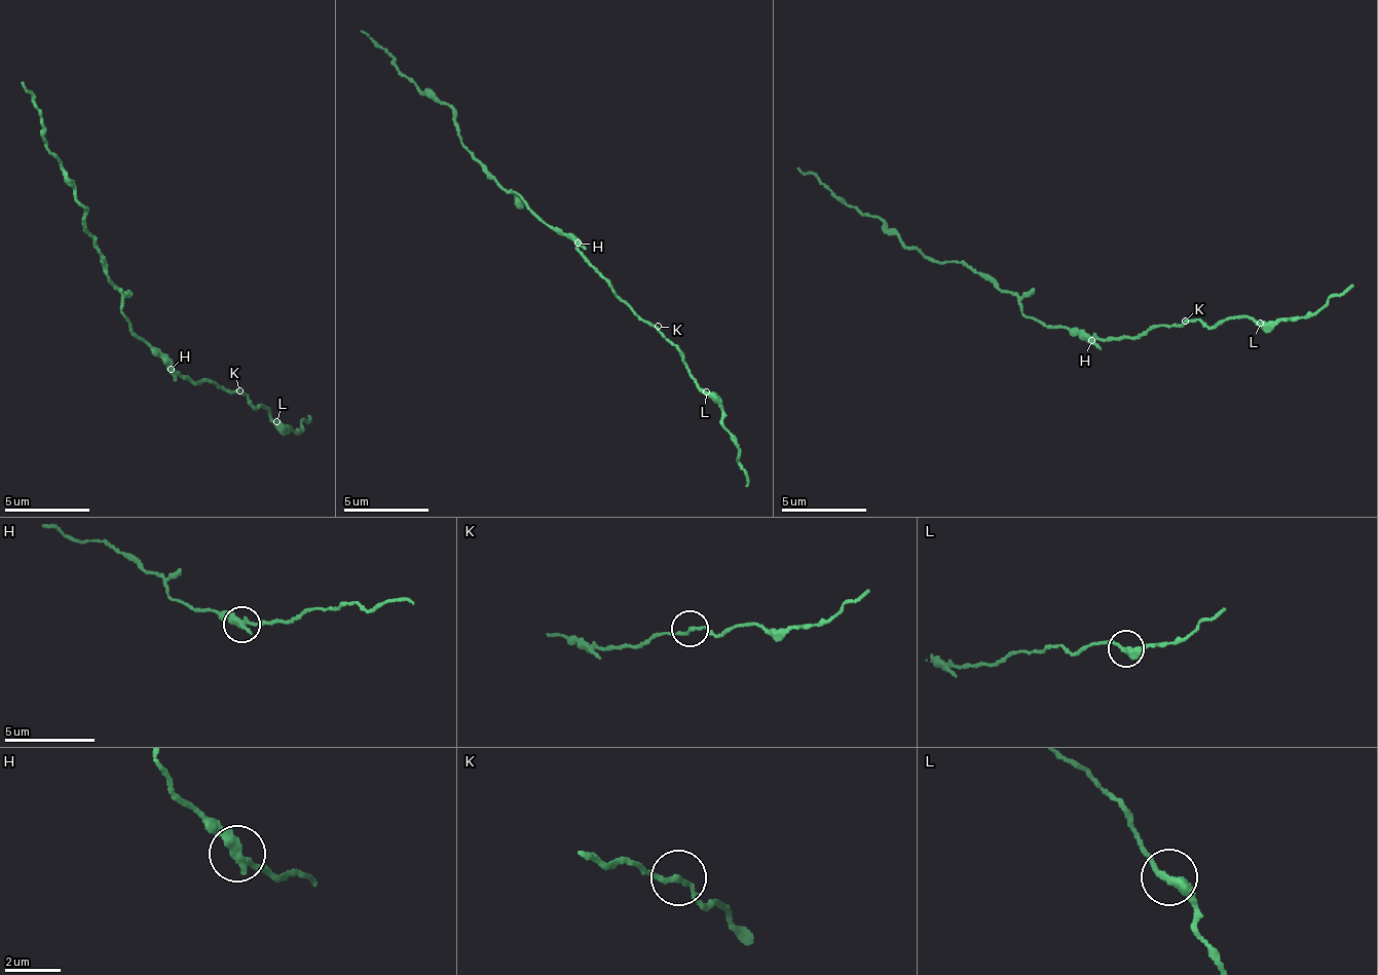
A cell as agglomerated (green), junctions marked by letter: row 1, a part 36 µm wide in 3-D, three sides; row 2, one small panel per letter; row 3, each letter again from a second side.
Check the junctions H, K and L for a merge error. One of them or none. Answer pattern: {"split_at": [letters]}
{"split_at": ["H"]}

